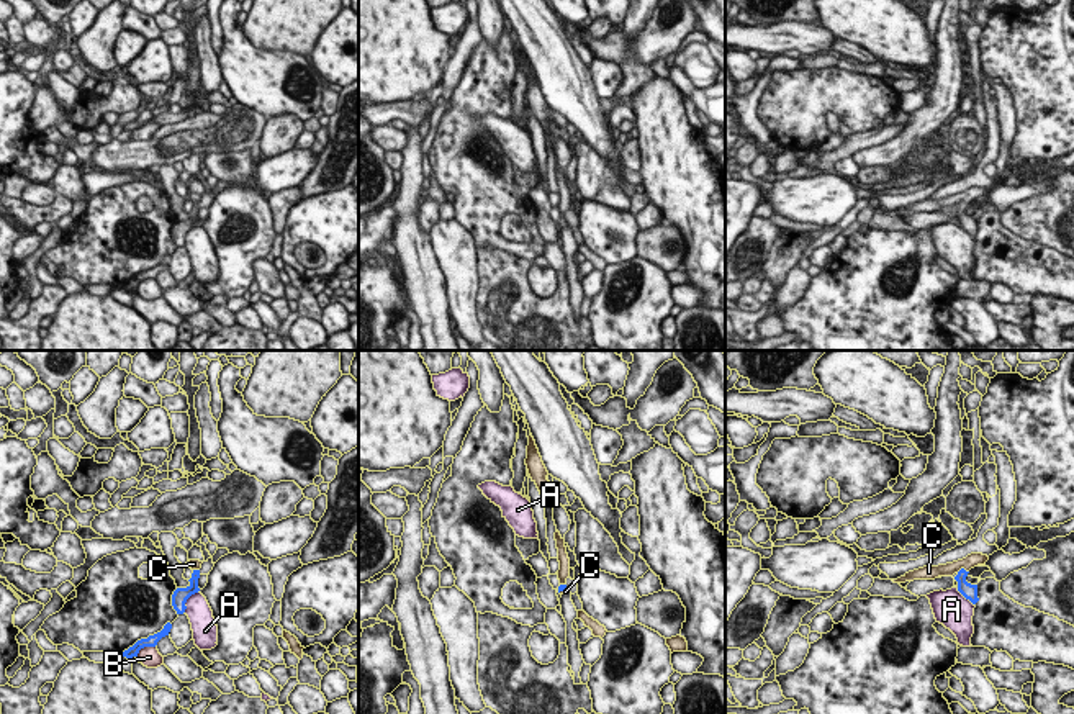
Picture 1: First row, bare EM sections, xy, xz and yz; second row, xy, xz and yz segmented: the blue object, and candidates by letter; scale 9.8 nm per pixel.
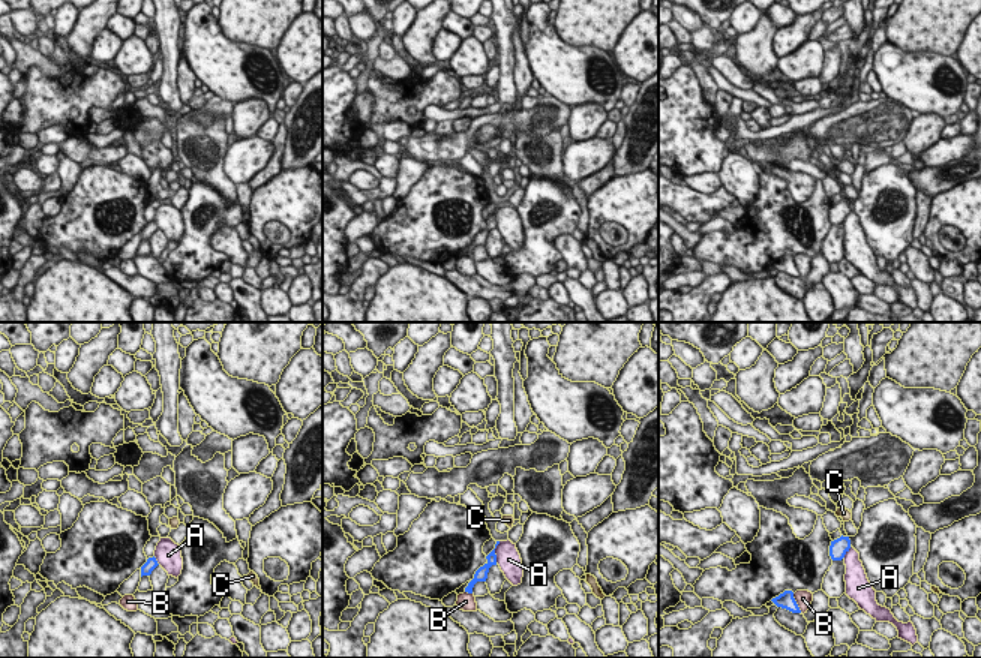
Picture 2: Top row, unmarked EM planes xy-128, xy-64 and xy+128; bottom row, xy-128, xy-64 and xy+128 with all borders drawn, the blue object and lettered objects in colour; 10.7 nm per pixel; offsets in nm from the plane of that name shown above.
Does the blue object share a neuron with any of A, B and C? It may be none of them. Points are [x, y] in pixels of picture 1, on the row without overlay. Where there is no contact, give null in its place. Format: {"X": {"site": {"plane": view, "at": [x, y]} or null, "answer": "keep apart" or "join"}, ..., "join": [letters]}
{"A": {"site": {"plane": "xy", "at": [187, 231]}, "answer": "keep apart"}, "B": {"site": {"plane": "xy", "at": [143, 280]}, "answer": "keep apart"}, "C": {"site": {"plane": "yz", "at": [961, 202]}, "answer": "join"}, "join": ["C"]}

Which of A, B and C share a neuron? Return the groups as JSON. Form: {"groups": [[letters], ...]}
{"groups": [["A"], ["B"], ["C"]]}

